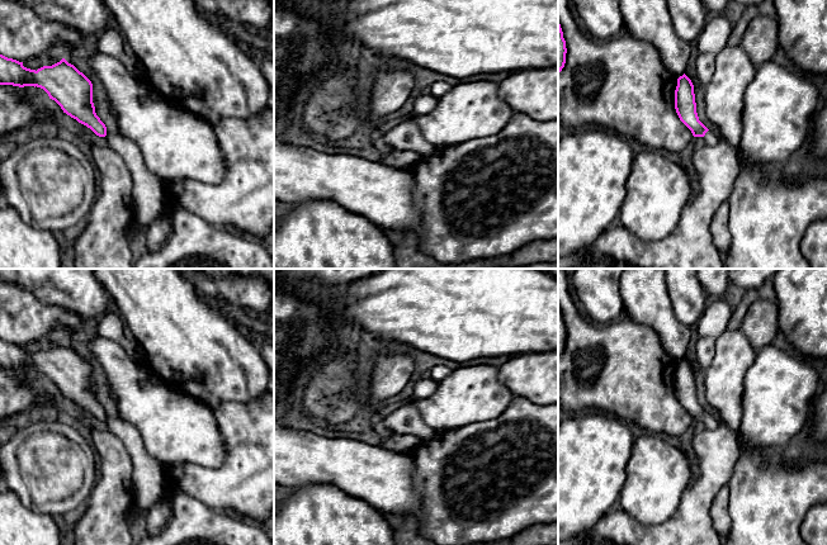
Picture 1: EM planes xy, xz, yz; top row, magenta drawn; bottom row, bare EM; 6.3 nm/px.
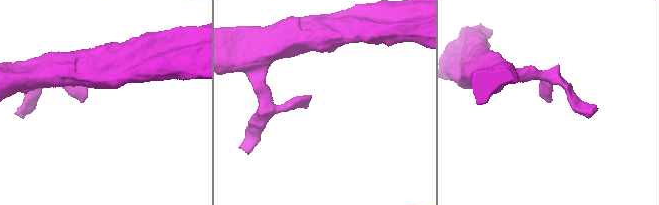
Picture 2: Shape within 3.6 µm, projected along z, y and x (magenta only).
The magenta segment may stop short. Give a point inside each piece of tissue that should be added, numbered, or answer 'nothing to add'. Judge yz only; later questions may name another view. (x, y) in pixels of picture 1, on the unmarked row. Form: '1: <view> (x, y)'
1: yz (710, 422)

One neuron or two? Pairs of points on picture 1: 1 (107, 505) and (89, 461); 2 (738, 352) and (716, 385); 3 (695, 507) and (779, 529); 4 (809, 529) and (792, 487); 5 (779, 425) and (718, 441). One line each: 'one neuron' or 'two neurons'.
1: two neurons
2: one neuron
3: two neurons
4: two neurons
5: two neurons

